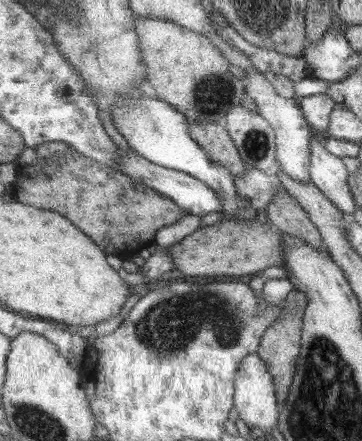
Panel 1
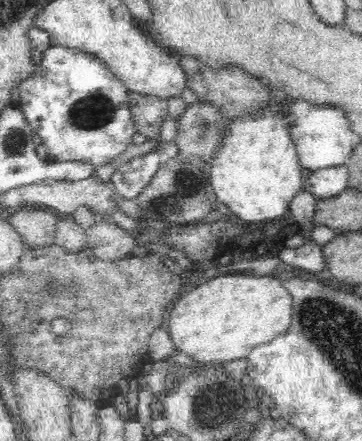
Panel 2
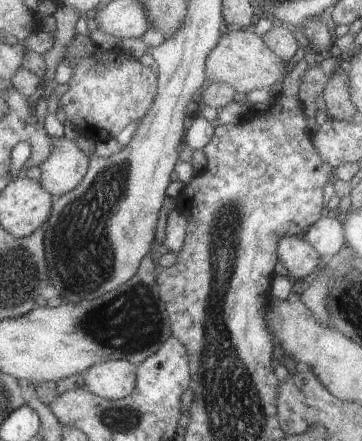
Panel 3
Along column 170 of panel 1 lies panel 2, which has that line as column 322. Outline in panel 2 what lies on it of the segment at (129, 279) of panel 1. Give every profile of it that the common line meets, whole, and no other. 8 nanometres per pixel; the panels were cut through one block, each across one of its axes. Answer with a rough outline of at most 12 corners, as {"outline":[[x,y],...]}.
{"outline":[[296,242],[282,264],[312,274],[328,270],[324,250],[316,244]]}

